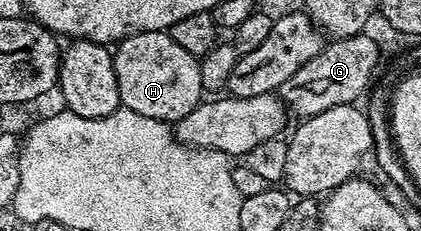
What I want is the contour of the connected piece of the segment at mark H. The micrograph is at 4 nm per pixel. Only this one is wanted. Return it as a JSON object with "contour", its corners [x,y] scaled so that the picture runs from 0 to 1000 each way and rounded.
{"contour":[[[397,134],[302,156],[273,195],[266,264],[287,455],[328,494],[347,494],[347,511],[416,528],[442,511],[451,476],[480,446],[487,390],[473,255],[442,234]]]}

